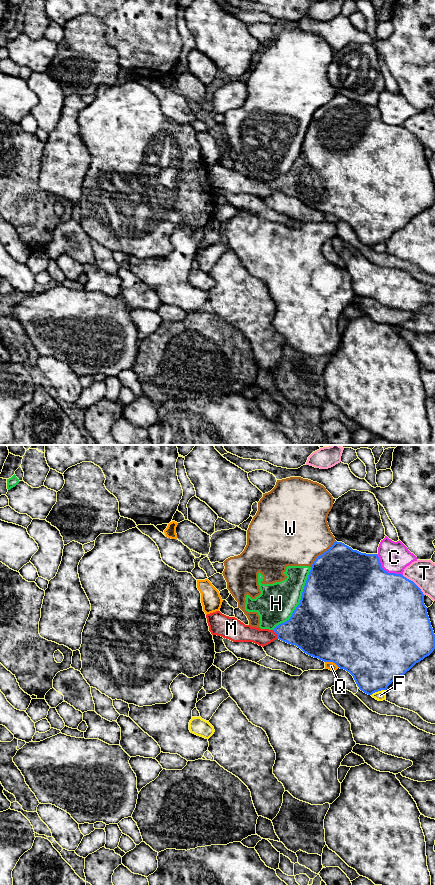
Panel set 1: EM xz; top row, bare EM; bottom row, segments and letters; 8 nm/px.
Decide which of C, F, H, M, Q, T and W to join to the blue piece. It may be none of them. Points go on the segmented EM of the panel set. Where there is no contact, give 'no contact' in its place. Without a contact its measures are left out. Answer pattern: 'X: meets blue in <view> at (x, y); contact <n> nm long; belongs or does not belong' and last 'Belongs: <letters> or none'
C: meets blue in xz at (386, 571); contact 280 nm long; does not belong
F: meets blue in xz at (377, 691); contact 120 nm long; does not belong
H: meets blue in xz at (300, 601); contact 600 nm long; does not belong
M: meets blue in xz at (276, 633); contact 80 nm long; belongs
Q: meets blue in xz at (332, 661); contact 130 nm long; does not belong
T: meets blue in xz at (414, 583); contact 240 nm long; does not belong
W: meets blue in xz at (321, 554); contact 300 nm long; does not belong
Belongs: M

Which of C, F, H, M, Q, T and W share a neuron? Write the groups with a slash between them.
C / F / H W / M / Q / T

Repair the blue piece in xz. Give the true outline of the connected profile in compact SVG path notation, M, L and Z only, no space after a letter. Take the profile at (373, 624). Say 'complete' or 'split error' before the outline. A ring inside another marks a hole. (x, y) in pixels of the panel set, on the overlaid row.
split error; M335 541L334 544L323 554L318 556L312 564L308 578L306 580L301 600L299 605L293 611L289 620L279 624L273 630L259 629L245 625L243 622L235 617L229 617L222 614L220 611L216 611L206 615L209 631L212 635L221 636L229 639L233 642L253 642L259 646L266 646L276 639L286 642L291 645L295 645L300 648L304 653L314 658L318 658L324 662L333 662L340 669L344 669L349 672L357 686L361 691L368 695L372 695L375 692L386 690L387 687L397 678L404 675L409 671L416 663L429 656L435 649L435 634L431 626L431 622L427 613L427 607L424 604L424 594L421 589L411 580L407 579L401 574L388 573L385 571L380 563L377 554L361 553L357 550L353 550L351 547L345 545L342 542Z

